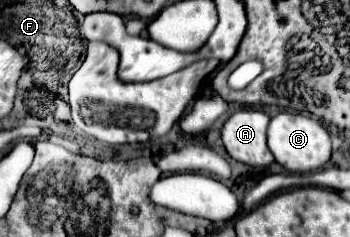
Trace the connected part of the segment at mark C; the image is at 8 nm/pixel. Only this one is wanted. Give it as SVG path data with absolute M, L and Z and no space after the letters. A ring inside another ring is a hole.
M278 113L268 125L268 147L274 159L292 173L308 173L324 167L332 153L332 141L326 127L306 113Z

